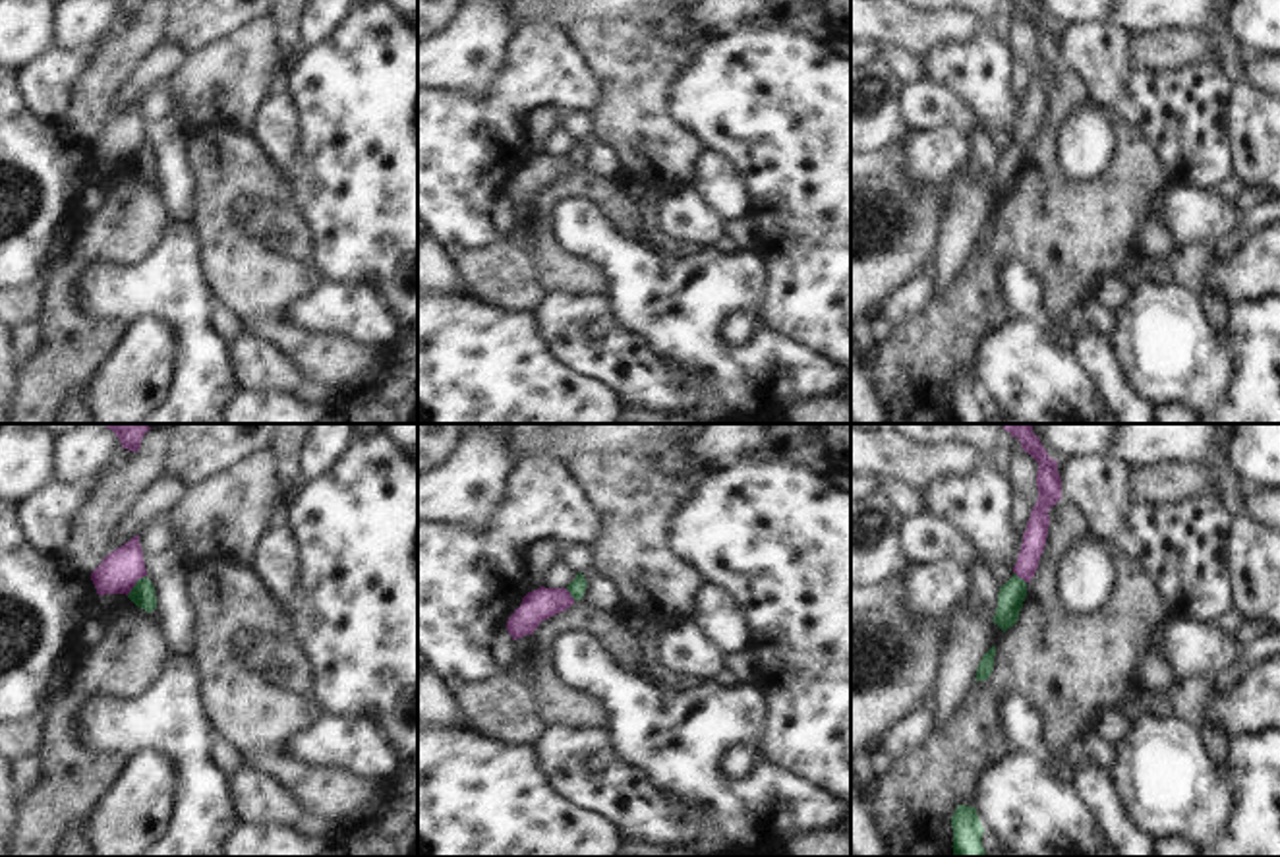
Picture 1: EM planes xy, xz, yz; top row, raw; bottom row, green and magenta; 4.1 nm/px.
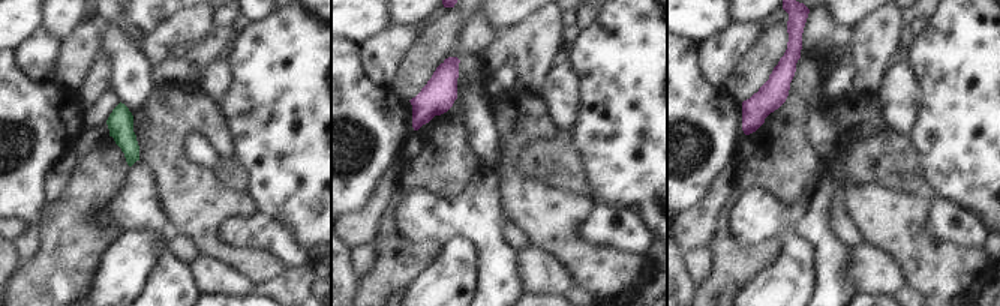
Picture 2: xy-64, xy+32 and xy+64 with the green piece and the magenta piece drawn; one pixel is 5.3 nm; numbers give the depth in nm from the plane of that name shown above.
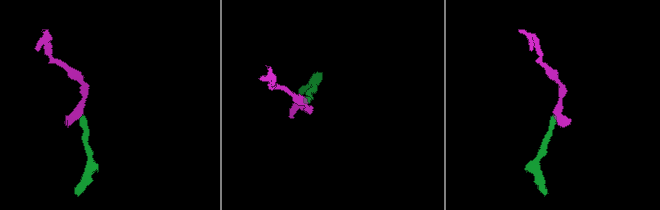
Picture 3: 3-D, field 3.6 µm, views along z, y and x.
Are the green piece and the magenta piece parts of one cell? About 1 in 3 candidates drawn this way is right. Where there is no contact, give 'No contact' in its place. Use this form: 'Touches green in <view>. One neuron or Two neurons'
Touches green in xy. Two neurons.

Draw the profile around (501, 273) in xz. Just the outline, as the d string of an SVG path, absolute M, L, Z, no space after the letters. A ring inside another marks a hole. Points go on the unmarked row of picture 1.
M514 236L478 251L452 253L452 259L468 294L489 306L534 313L547 292L538 282L534 257Z

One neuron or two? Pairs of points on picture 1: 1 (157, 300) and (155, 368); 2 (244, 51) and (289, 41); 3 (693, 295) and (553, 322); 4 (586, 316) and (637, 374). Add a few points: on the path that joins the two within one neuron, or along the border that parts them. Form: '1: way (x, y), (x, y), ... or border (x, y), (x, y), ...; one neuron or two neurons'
1: border (128, 322), (161, 318), (174, 333), (174, 362); two neurons
2: border (275, 26), (275, 43), (287, 55); two neurons
3: border (604, 293), (611, 316), (644, 339); two neurons
4: way (596, 329), (627, 360); one neuron

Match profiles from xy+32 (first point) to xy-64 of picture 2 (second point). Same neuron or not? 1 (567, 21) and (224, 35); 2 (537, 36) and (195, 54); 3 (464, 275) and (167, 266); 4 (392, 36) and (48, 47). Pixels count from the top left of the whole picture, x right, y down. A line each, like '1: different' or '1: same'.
1: different
2: different
3: different
4: same

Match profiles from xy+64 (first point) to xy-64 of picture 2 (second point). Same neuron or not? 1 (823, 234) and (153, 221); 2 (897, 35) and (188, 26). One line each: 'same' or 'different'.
1: same
2: same

